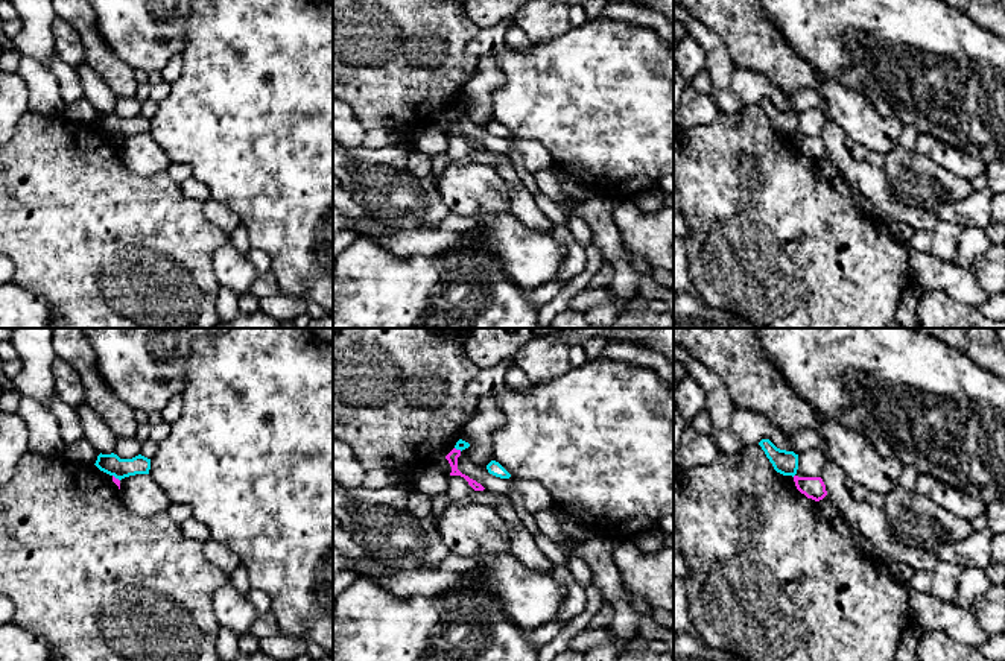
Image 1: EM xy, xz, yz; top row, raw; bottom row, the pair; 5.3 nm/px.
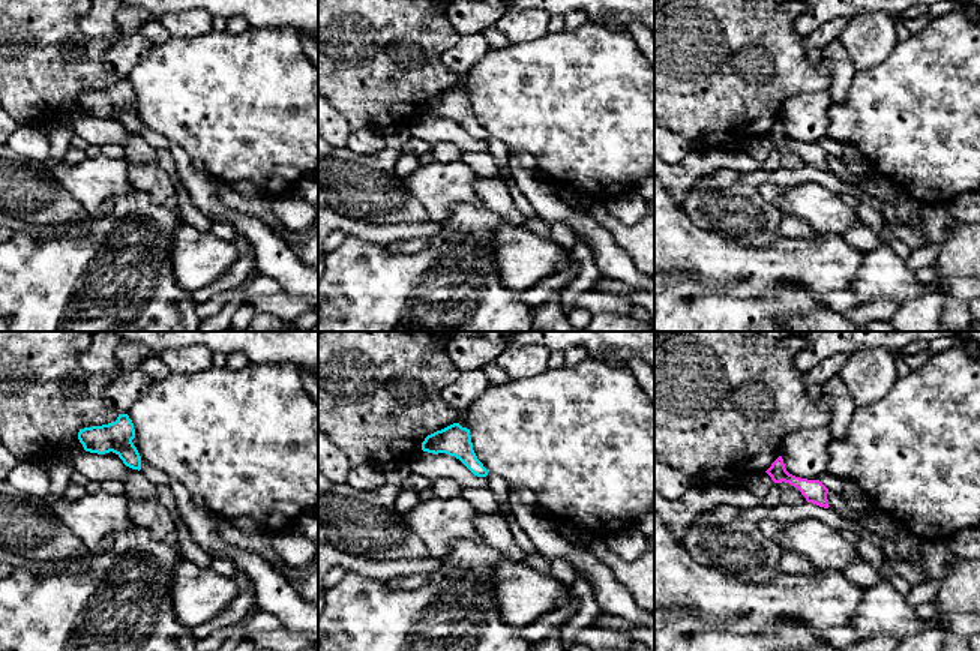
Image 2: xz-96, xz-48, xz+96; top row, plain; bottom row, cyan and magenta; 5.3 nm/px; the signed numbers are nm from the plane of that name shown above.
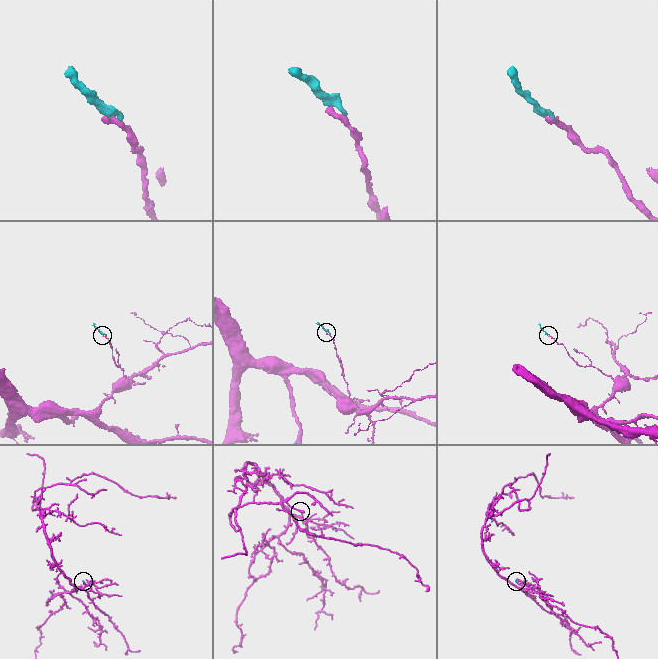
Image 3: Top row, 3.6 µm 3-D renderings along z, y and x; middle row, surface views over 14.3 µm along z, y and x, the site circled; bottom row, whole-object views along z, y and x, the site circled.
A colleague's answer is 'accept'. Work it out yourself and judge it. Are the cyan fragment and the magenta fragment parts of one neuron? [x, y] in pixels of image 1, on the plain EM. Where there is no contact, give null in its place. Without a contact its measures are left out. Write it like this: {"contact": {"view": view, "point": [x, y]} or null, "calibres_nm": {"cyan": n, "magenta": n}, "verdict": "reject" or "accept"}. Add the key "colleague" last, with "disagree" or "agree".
{"contact": {"view": "xy", "point": [116, 137]}, "calibres_nm": {"cyan": 110, "magenta": 30}, "verdict": "reject", "colleague": "disagree"}

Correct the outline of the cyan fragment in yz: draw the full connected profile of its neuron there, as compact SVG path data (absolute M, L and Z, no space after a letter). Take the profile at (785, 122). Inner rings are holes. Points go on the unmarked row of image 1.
M769 99L759 102L774 129L783 135L795 135L798 129L798 114L777 108Z

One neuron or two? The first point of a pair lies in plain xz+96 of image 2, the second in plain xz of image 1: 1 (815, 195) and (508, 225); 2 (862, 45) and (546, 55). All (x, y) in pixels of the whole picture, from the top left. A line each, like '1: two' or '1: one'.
1: two
2: two

